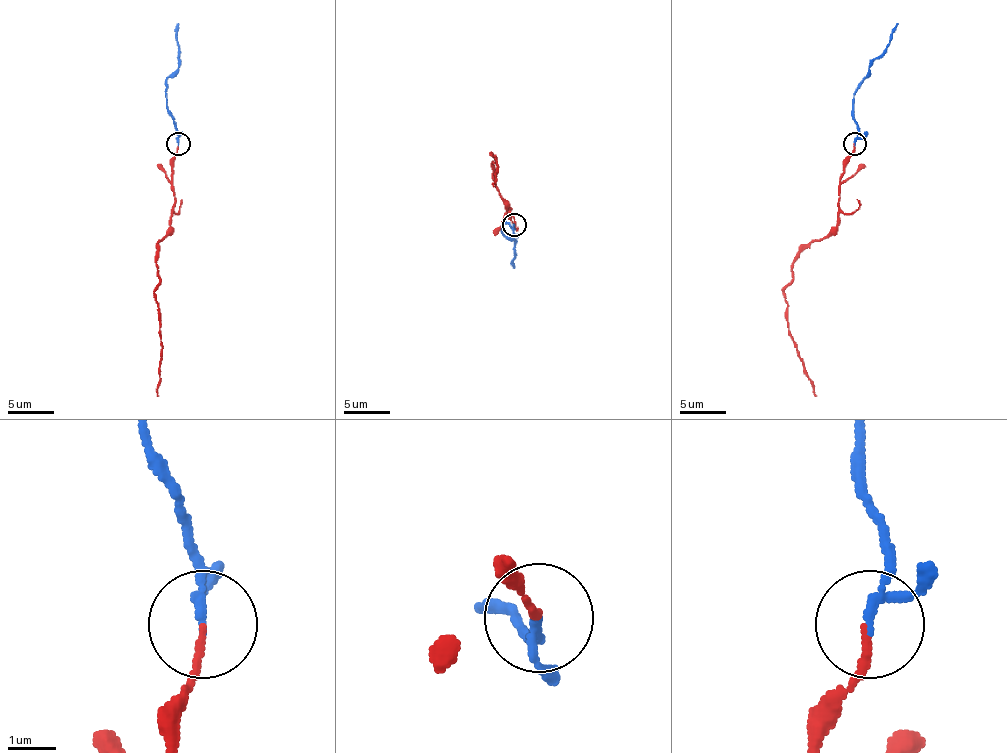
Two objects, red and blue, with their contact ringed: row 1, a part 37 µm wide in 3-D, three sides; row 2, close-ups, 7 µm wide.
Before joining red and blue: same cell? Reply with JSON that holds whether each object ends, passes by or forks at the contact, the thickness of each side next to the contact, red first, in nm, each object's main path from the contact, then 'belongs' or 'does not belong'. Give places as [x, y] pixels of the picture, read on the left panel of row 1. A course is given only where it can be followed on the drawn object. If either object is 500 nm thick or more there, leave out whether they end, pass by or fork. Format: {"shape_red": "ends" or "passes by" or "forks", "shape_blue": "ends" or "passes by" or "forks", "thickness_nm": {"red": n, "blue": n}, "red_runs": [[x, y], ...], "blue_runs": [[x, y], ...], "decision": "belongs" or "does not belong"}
{"shape_red": "ends", "shape_blue": "passes by", "thickness_nm": {"red": 130, "blue": 150}, "red_runs": [[177, 143], [173, 159], [175, 205], [170, 224], [159, 240], [159, 280], [154, 289], [161, 340], [159, 396]], "blue_runs": [[177, 143], [166, 92], [166, 80], [177, 66], [177, 24]], "decision": "belongs"}

